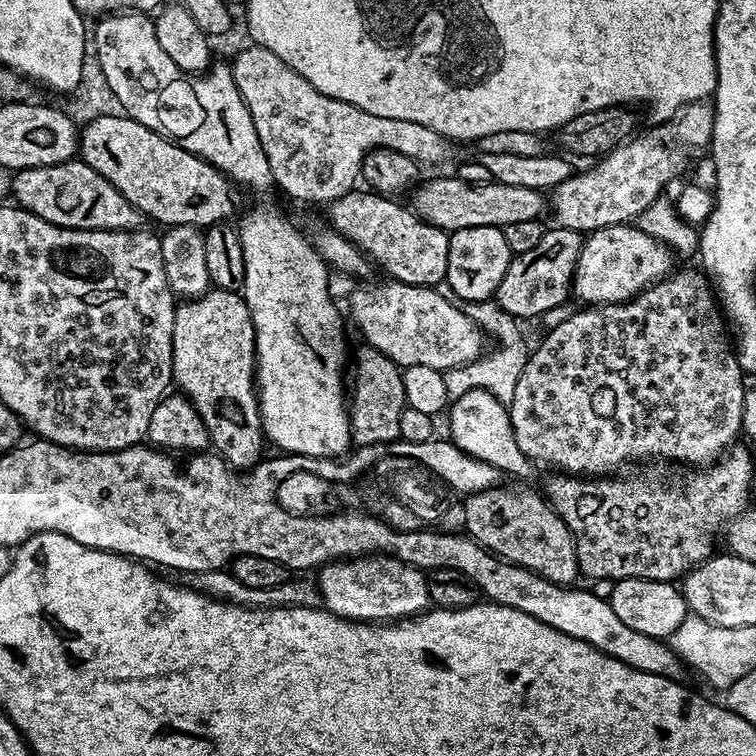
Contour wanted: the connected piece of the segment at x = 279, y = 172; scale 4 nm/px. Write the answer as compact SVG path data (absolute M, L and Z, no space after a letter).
M259 46L251 47L231 57L234 86L238 86L238 94L242 94L242 102L246 102L250 118L254 118L254 130L258 130L258 142L262 142L262 150L270 162L275 187L280 187L286 195L321 206L342 198L342 194L357 187L361 179L362 162L377 148L398 150L398 154L406 154L406 158L415 160L421 166L440 164L459 154L461 145L457 141L447 140L438 134L438 130L430 130L430 126L422 126L418 122L405 122L402 118L378 118L378 114L366 114L366 110L350 106L350 102L330 98L310 86L310 82L286 66L278 54Z

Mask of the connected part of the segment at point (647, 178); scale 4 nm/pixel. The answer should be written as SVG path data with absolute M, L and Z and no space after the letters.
M696 100L693 104L687 104L679 108L669 119L663 121L660 128L652 128L649 132L641 131L633 135L627 144L619 144L613 152L607 156L601 156L595 161L593 168L588 168L584 173L574 174L566 178L550 192L550 216L554 219L555 227L569 228L581 234L587 234L594 230L602 230L602 226L618 226L630 224L642 215L654 201L663 197L664 187L683 170L688 164L688 156L700 152L712 143L712 118L714 108L708 100Z

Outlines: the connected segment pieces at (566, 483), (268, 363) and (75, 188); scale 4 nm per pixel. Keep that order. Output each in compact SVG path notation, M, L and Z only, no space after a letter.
M733 446L720 457L714 464L704 466L681 466L675 462L658 462L654 468L652 466L644 466L641 472L636 472L633 476L620 476L624 474L604 474L599 478L585 478L575 474L552 474L548 480L548 492L546 491L547 499L550 501L556 513L561 516L566 522L566 526L572 532L572 539L576 542L576 557L580 563L580 571L586 577L589 576L589 581L598 579L629 580L630 578L638 578L639 580L666 580L676 582L687 577L692 569L703 564L705 560L713 559L714 552L712 547L716 544L716 535L721 535L722 529L731 524L737 516L741 516L749 507L751 484L754 481L752 475L752 456L747 452L747 447L739 448Z
M260 204L252 208L238 223L240 241L242 242L242 258L244 259L244 287L242 295L250 310L250 318L254 322L256 335L256 394L260 402L260 417L265 437L277 444L279 451L293 456L326 456L340 458L353 447L352 417L346 403L346 384L344 388L344 320L340 317L340 308L332 301L332 292L328 289L328 263L316 253L311 239L304 236L279 212L268 204Z
M73 158L54 166L19 169L11 177L11 195L14 198L16 196L15 203L19 207L25 208L27 212L33 212L38 218L42 218L54 226L62 226L63 228L127 232L139 229L140 223L142 223L139 210L130 202L126 202L126 198L122 198L122 194L117 188L110 186L110 182L106 182L106 178L102 178L102 174L98 174L98 170L94 170L79 158Z

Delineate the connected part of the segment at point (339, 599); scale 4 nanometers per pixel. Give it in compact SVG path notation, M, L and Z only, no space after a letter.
M387 554L345 558L325 564L318 572L318 587L323 607L343 620L395 622L420 615L430 604L427 575L413 564Z

